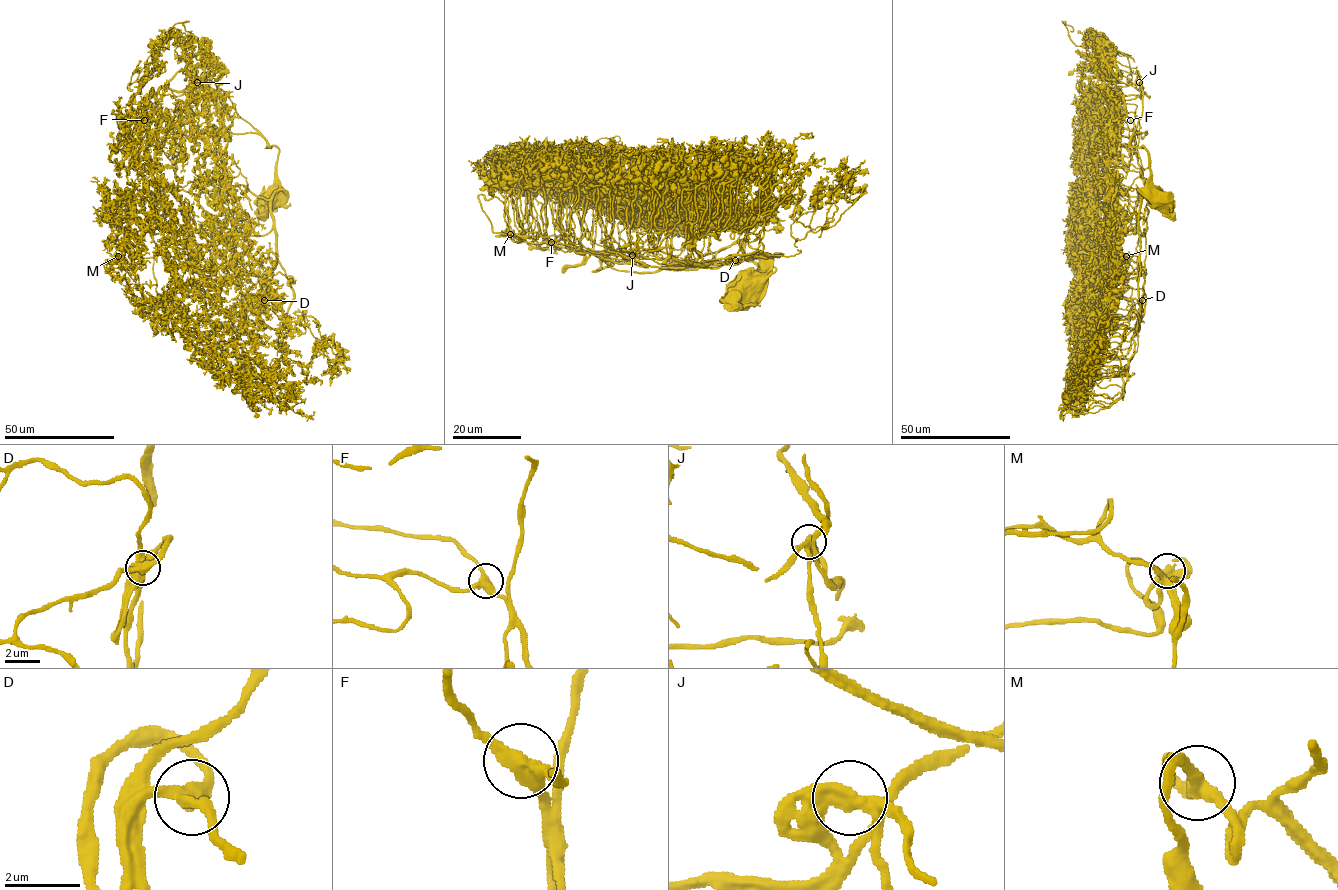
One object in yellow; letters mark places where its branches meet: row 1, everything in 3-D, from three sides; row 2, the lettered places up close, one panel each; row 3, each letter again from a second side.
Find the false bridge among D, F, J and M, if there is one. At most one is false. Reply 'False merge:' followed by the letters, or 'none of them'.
False merge: none of them

